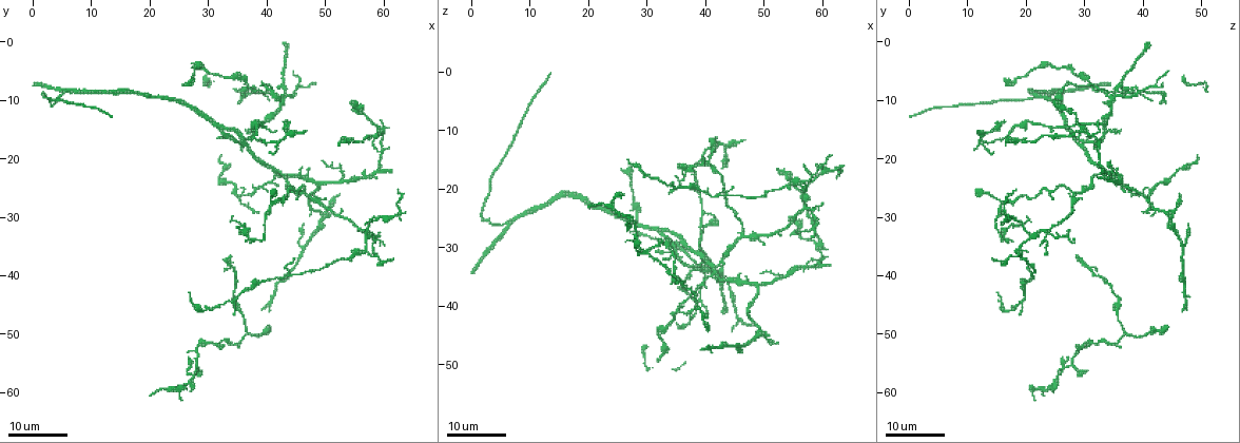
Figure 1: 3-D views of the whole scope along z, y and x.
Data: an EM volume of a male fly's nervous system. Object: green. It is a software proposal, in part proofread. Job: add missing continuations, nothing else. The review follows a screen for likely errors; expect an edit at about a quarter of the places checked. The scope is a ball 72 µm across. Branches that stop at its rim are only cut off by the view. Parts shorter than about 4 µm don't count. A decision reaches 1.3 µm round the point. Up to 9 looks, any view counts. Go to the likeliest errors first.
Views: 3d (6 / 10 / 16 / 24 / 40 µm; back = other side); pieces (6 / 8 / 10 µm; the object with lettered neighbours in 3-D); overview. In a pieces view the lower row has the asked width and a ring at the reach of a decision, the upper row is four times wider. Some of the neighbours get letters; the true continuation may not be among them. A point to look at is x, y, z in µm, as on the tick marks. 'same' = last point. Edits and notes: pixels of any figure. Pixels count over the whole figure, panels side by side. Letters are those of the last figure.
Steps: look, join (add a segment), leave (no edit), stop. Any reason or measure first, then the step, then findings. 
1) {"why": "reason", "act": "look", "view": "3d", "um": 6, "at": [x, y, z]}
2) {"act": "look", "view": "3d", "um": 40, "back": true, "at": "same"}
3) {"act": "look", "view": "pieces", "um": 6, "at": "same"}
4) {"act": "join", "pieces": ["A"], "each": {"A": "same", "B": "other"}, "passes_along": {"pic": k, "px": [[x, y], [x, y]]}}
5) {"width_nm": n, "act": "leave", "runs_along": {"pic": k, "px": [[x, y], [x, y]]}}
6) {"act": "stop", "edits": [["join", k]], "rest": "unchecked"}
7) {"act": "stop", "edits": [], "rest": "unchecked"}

{"act": "look", "view": "3d", "um": 16, "at": [13.0, 12.5, 0.0]}

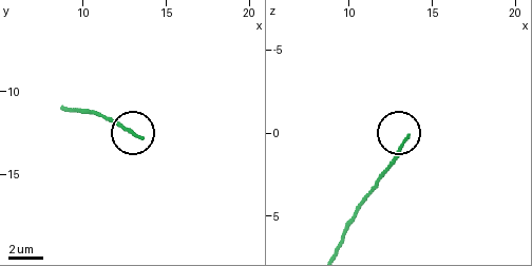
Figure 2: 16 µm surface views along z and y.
{"act": "look", "view": "pieces", "um": 10, "at": [13.5, 12.8, 0.3]}

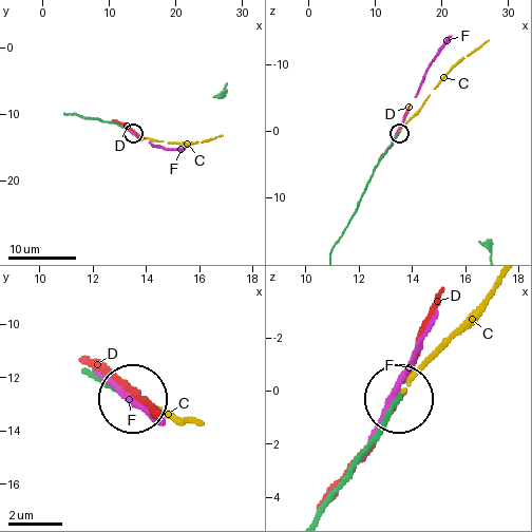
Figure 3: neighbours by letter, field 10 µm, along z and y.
{"act": "join", "pieces": ["C"], "each": {"C": "same", "D": "other", "F": "other"}, "passes_along": {"pic": 3, "px": [[348, 467], [407, 380], [493, 285]]}, "found": "it goes on there"}

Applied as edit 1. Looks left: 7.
{"why": "thin end", "act": "look", "view": "3d", "um": 16, "at": [38.5, 29.0, 40.0]}

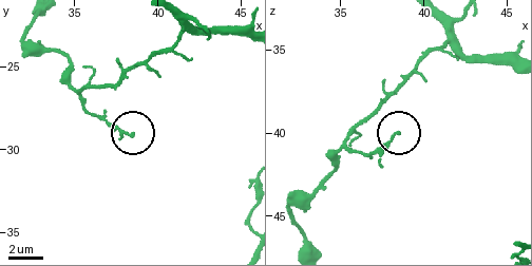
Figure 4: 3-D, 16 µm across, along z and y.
{"act": "look", "view": "pieces", "um": 8, "at": [38.4, 29.1, 40.1]}

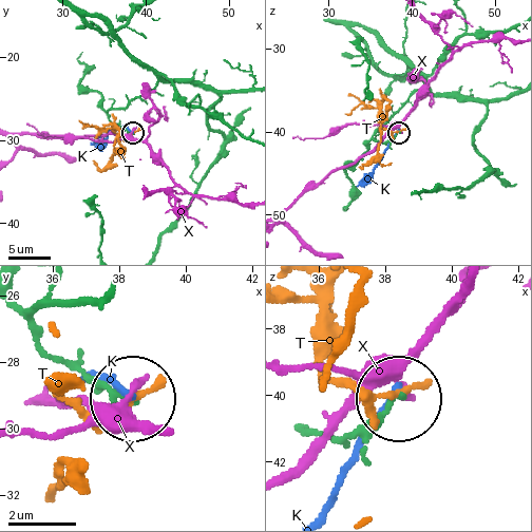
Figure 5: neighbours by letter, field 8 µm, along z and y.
{"act": "leave", "each": {"K": "other", "T": "other", "X": "other"}, "found": "no lettered segment goes on from it"}

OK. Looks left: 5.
{"why": "thin end", "act": "look", "view": "3d", "um": 16, "at": [57.0, 31.5, 16.0]}

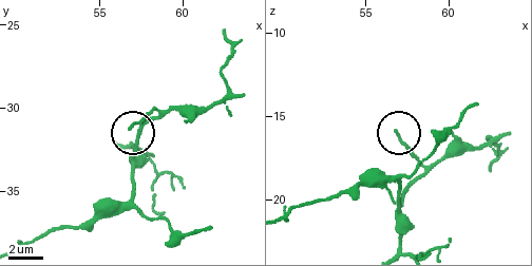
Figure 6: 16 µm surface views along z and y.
{"why": "what lies round it", "act": "look", "view": "pieces", "um": 8, "at": [56.8, 31.2, 16.1]}

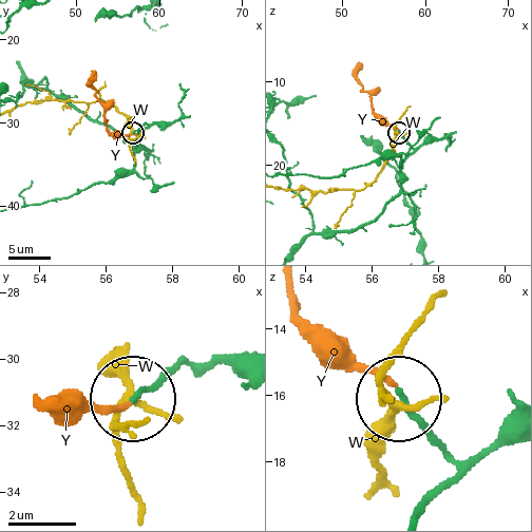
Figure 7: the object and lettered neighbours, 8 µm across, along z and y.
{"width_nm": 140, "act": "join", "pieces": ["Y"], "each": {"W": "other", "Y": "same"}, "passes_along": {"pic": 7, "px": [[454, 477], [456, 463], [402, 390], [315, 327], [289, 285]]}, "found": "the neuron continues"}

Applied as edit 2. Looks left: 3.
{"act": "look", "view": "overview"}

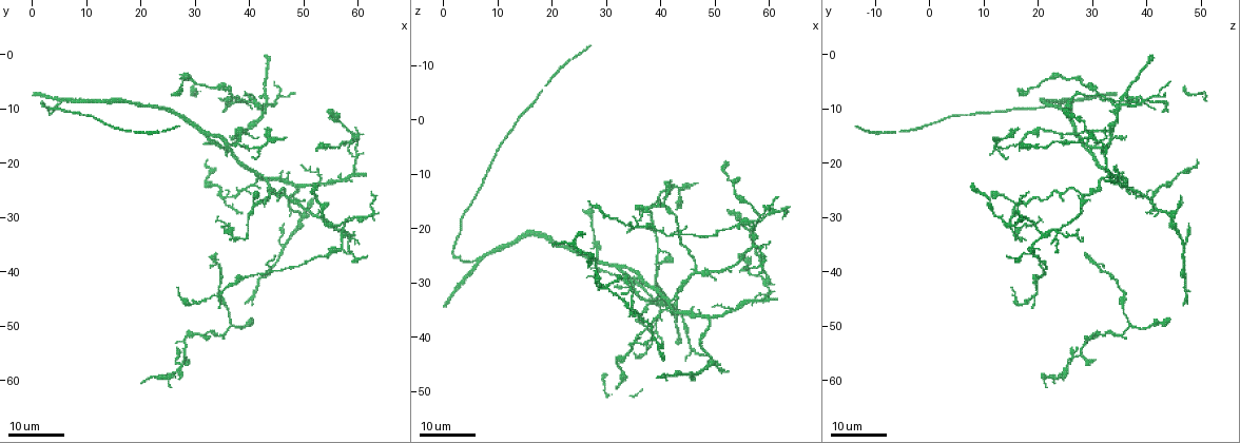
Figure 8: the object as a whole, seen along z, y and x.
{"why": "free end", "act": "look", "view": "3d", "um": 16, "at": [54.5, 10.5, 25.0]}

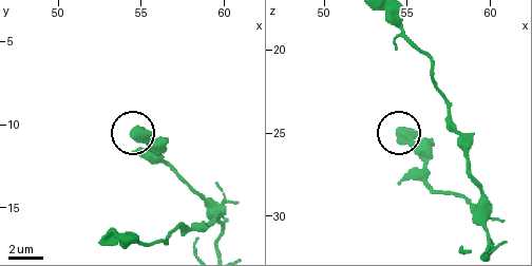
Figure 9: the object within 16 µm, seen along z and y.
{"act": "look", "view": "pieces", "um": 10, "at": [54.6, 10.3, 24.8]}

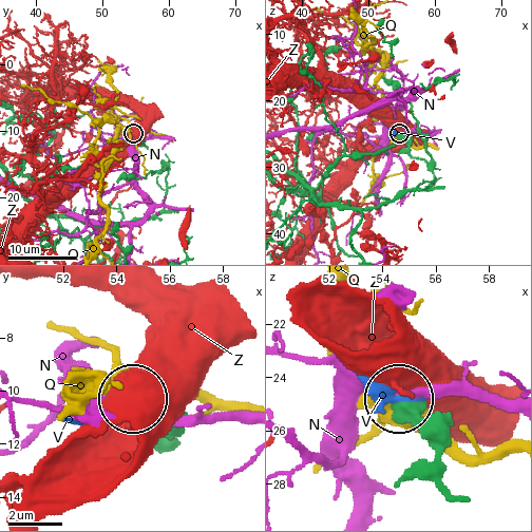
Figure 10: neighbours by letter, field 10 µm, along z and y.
{"act": "leave", "each": {"N": "other", "Q": "other", "V": "other", "Z": "other"}, "runs_along": {"pic": 10, "px": [[464, 498], [447, 485], [435, 437], [399, 398]]}, "found": "no lettered segment goes on from it"}

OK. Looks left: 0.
{"act": "stop", "edits": [["join", 3], ["join", 7]], "rest": "unchecked"}

